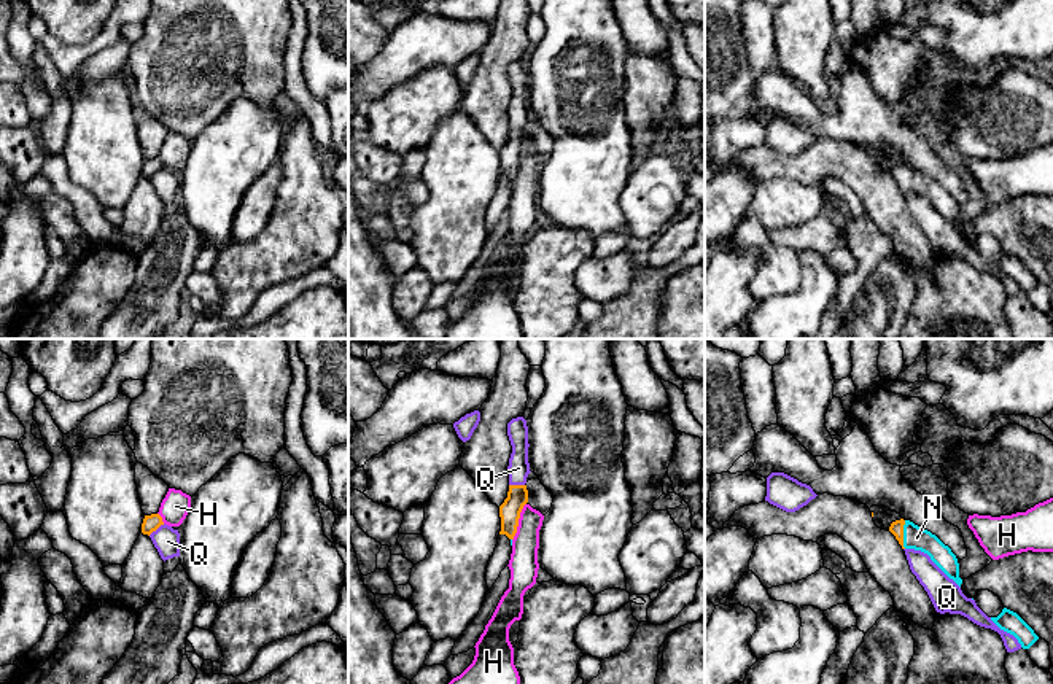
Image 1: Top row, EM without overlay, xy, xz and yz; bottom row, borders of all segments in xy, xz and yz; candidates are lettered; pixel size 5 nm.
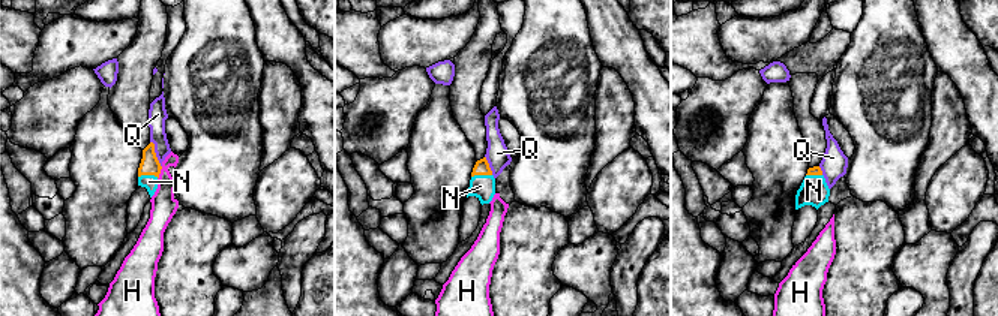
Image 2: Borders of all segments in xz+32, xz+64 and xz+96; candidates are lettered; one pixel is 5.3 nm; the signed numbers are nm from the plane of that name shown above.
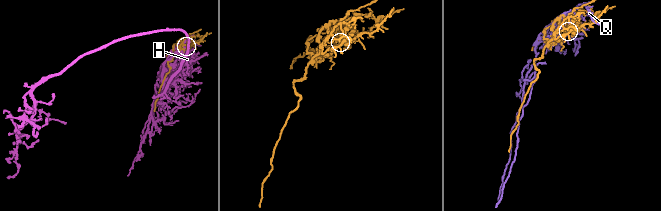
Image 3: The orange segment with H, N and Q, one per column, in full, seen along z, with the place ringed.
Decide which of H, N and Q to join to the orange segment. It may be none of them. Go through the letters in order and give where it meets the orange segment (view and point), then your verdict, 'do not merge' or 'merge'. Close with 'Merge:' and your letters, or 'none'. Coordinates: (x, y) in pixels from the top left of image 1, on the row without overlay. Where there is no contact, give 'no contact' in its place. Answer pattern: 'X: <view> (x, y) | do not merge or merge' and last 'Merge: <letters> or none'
H: xz (517, 166) | do not merge
N: yz (902, 178) | merge
Q: xy (156, 172) | do not merge
Merge: N

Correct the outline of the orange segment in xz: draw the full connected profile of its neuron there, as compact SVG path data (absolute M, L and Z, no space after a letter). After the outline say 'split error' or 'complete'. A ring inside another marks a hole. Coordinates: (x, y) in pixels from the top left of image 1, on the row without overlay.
M509 129L507 142L499 150L501 175L509 183L514 183L519 170L519 162L523 150L528 146L526 129Z; complete

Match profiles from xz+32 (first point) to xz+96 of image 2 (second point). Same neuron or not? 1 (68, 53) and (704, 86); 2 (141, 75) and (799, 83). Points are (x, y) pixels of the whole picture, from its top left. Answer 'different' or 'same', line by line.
1: different
2: same

